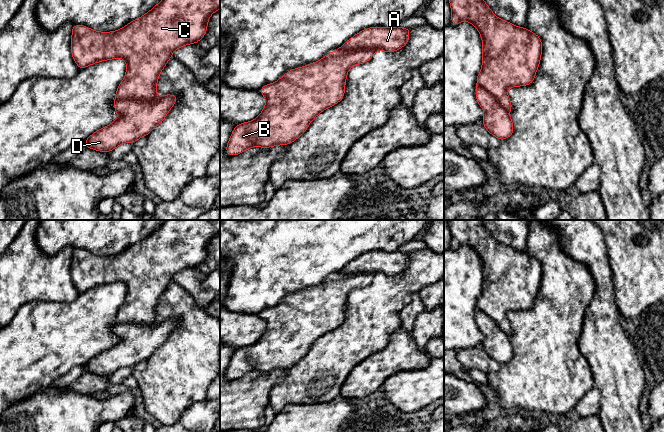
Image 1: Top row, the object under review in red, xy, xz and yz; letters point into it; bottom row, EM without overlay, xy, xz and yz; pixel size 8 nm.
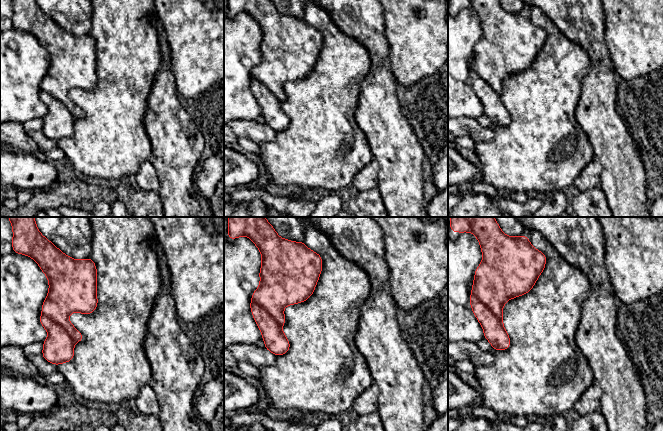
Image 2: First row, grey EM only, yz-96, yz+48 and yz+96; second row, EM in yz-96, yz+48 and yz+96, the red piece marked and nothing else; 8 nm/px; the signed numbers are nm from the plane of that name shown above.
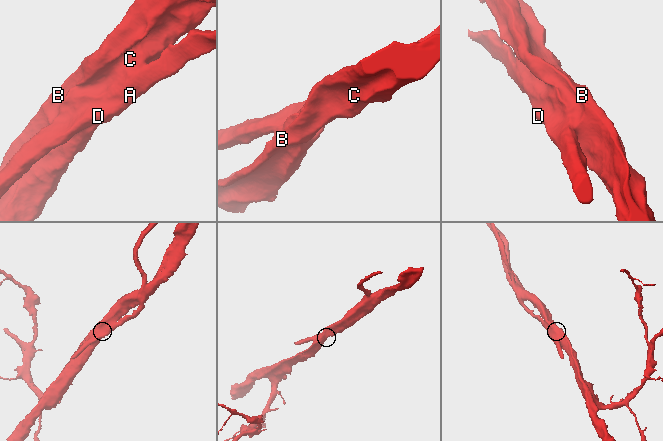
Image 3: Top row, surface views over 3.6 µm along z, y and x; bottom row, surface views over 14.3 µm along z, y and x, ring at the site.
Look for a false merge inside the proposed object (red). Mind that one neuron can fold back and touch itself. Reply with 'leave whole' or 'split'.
split

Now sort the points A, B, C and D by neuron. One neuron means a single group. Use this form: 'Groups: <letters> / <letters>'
Groups: A D / B C

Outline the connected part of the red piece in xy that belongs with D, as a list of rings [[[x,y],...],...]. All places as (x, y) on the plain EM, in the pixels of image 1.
[[[177,319],[155,320],[151,324],[123,323],[114,326],[119,341],[84,365],[85,372],[110,376],[123,367],[147,360],[167,340]]]

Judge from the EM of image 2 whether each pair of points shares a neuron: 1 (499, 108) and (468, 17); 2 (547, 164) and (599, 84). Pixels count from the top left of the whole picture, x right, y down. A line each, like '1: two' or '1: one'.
1: one
2: two

